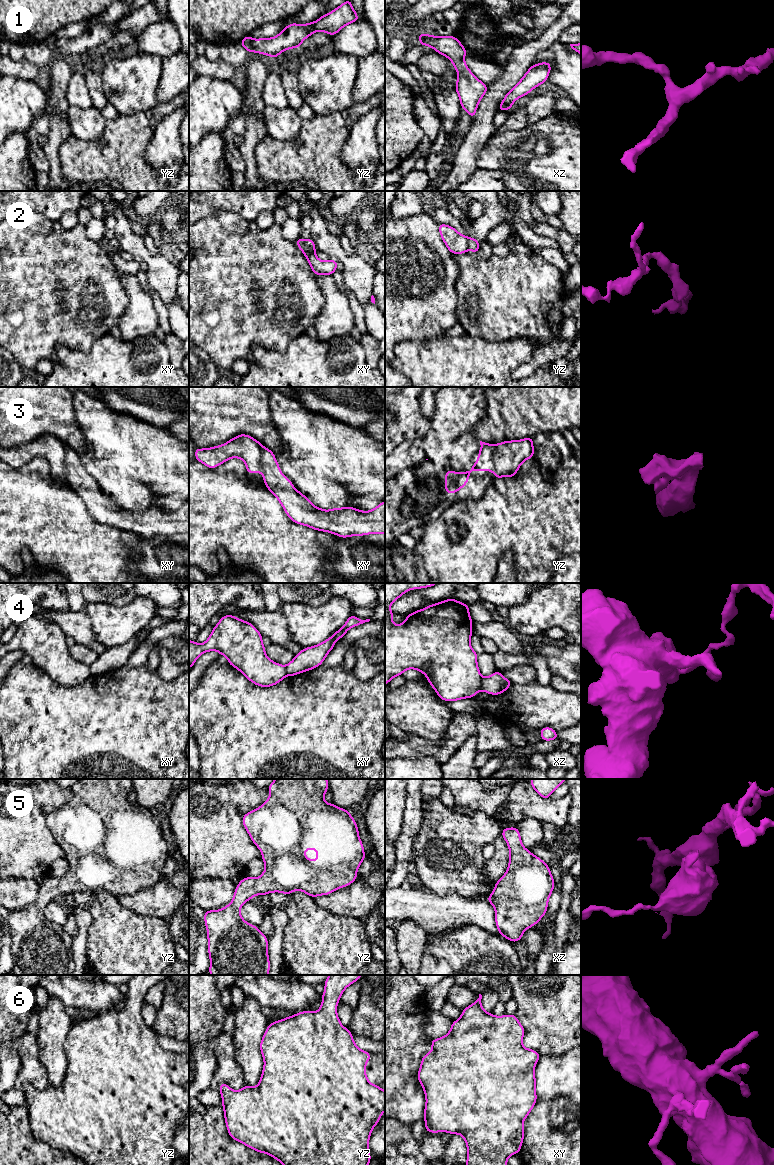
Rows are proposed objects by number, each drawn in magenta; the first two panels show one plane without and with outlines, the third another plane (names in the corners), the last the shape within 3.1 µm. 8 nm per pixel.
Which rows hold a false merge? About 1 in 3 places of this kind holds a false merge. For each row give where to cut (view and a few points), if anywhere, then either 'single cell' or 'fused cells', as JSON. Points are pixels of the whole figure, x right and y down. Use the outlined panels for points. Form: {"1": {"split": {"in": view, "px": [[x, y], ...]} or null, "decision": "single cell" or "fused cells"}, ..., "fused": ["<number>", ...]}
{"1": {"split": null, "decision": "single cell"}, "2": {"split": {"in": "xy", "px": [[304, 240], [307, 246], [314, 249]]}, "decision": "fused cells"}, "3": {"split": {"in": "yz", "px": [[495, 445], [493, 471]]}, "decision": "fused cells"}, "4": {"split": {"in": "xz", "px": [[483, 678], [480, 689]]}, "decision": "fused cells"}, "5": {"split": null, "decision": "single cell"}, "6": {"split": null, "decision": "single cell"}, "fused": ["2", "3", "4"]}

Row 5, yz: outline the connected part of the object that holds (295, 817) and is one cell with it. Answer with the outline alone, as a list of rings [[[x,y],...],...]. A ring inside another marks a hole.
[[[275,779],[269,786],[269,798],[255,810],[243,815],[242,823],[253,843],[262,853],[265,870],[258,878],[245,877],[235,891],[232,902],[220,910],[204,911],[207,929],[208,954],[211,975],[268,975],[270,960],[268,957],[268,939],[255,925],[247,923],[240,915],[243,904],[255,895],[267,895],[280,892],[285,895],[293,891],[303,891],[308,896],[329,895],[339,888],[349,886],[357,877],[357,870],[366,858],[363,843],[359,837],[358,826],[349,811],[328,804],[324,794],[328,792],[327,779]],[[306,849],[317,850],[317,860],[306,857]]]

